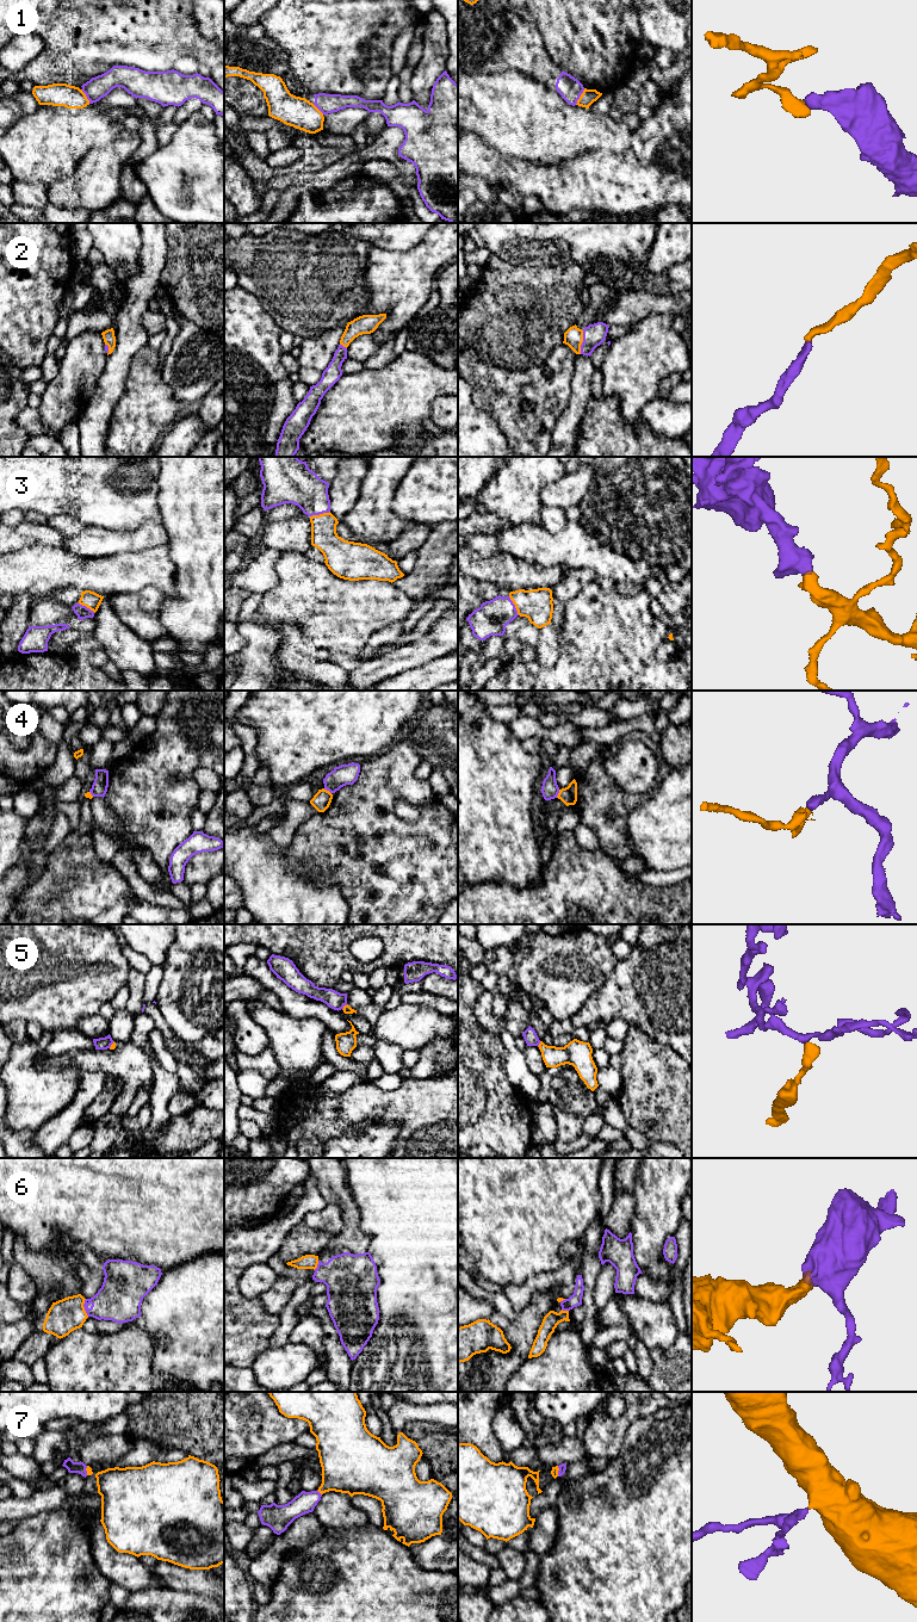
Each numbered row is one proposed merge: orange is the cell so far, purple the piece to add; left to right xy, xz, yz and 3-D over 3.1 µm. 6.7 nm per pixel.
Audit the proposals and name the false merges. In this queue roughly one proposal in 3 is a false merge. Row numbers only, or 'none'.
1, 4, 5, 6

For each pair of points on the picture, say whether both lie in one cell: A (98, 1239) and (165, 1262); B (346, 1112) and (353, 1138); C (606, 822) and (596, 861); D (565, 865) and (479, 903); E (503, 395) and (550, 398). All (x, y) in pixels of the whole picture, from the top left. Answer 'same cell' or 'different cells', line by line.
A: same cell
B: different cells
C: different cells
D: same cell
E: same cell

